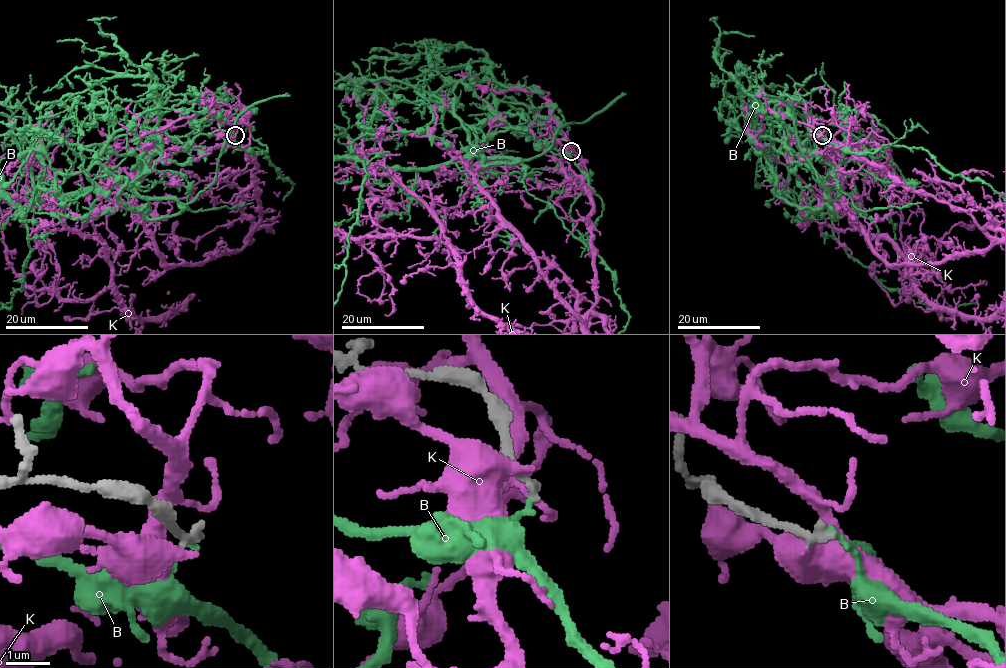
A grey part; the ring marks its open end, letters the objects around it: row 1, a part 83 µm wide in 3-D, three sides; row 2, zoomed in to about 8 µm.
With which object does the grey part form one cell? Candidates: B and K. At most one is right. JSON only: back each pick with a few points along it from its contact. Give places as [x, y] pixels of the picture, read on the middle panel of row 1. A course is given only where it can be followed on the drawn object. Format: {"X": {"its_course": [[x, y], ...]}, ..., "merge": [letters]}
{"merge": []}

